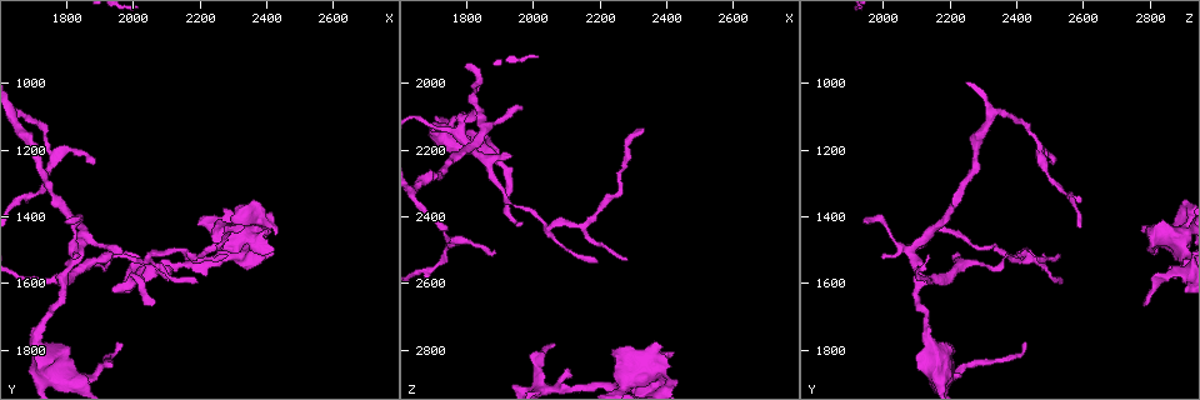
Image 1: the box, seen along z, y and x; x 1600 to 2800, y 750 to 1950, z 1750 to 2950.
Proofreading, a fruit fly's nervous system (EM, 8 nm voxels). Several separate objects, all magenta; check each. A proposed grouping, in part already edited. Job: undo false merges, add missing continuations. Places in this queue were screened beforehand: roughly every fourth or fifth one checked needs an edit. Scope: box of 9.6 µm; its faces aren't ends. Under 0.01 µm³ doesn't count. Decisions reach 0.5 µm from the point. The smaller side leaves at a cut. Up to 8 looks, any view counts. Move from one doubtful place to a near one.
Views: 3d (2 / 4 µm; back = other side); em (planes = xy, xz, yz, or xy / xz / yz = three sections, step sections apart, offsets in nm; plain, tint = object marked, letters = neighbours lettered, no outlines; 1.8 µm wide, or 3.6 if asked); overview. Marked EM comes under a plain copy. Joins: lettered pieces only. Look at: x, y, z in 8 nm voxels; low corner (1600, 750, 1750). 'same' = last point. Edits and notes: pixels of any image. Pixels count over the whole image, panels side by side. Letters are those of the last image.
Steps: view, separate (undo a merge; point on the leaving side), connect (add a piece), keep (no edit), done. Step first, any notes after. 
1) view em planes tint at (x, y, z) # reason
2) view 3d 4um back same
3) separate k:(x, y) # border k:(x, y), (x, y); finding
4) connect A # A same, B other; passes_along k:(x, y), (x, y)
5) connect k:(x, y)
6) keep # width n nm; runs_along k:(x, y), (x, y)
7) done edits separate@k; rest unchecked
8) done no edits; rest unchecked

view em xy step 8 tint at (1790, 1420, 1950)

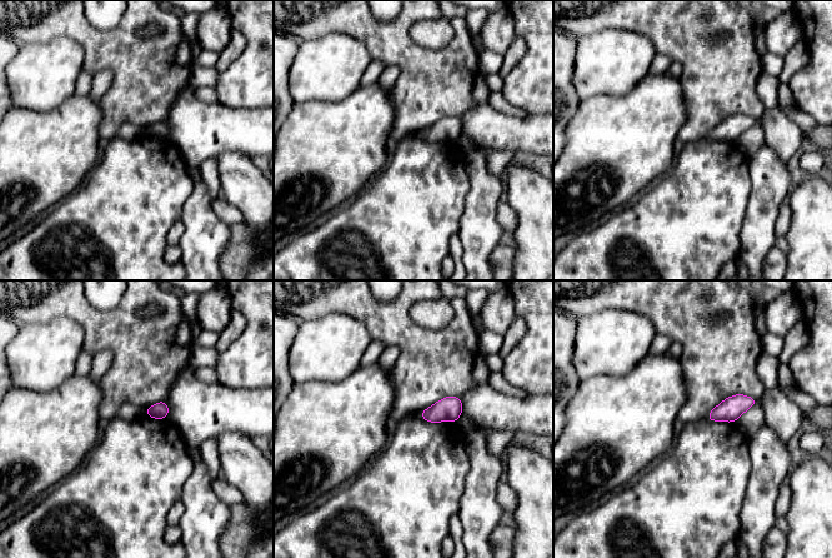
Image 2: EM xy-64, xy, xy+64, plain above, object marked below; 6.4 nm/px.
view em planes letters same # another direction

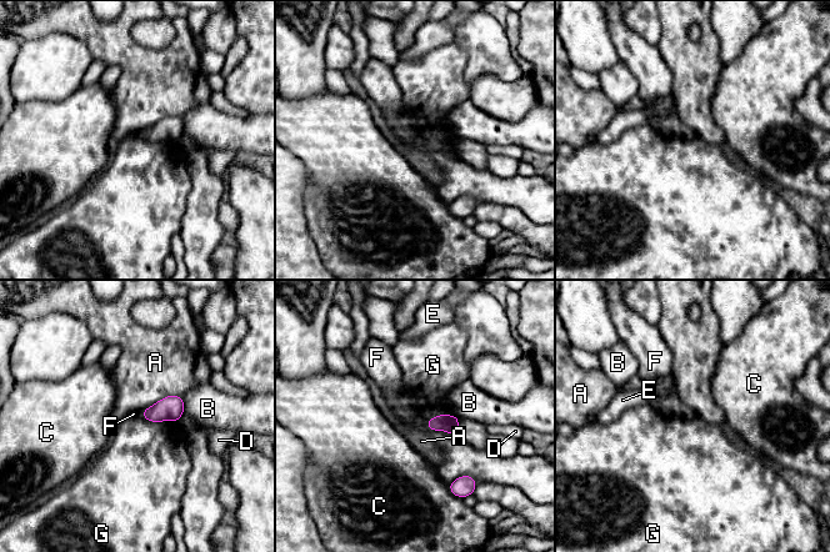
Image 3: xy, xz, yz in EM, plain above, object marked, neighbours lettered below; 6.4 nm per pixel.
keep # A other, B other, C other, D other, E other, F other, G other; border 3:(425, 422), (431, 430), (459, 437); none of them fits

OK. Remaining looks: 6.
view 3d 4um at (1790, 1590, 2110) # four arms meet

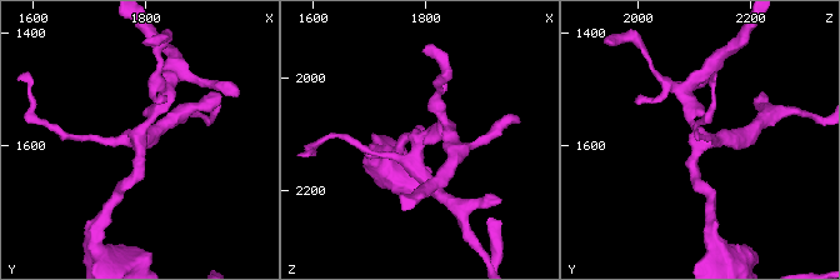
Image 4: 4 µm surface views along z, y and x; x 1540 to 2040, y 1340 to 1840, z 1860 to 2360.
view em planes tint at (1795, 1590, 2105) # arms 4; shape alone is not enough

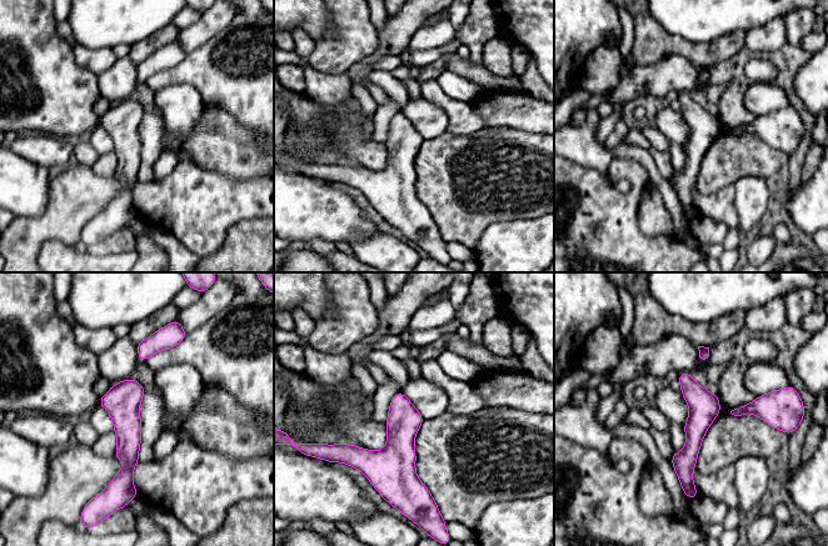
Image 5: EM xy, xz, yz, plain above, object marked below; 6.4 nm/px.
view em planes letters same # see the neighbours

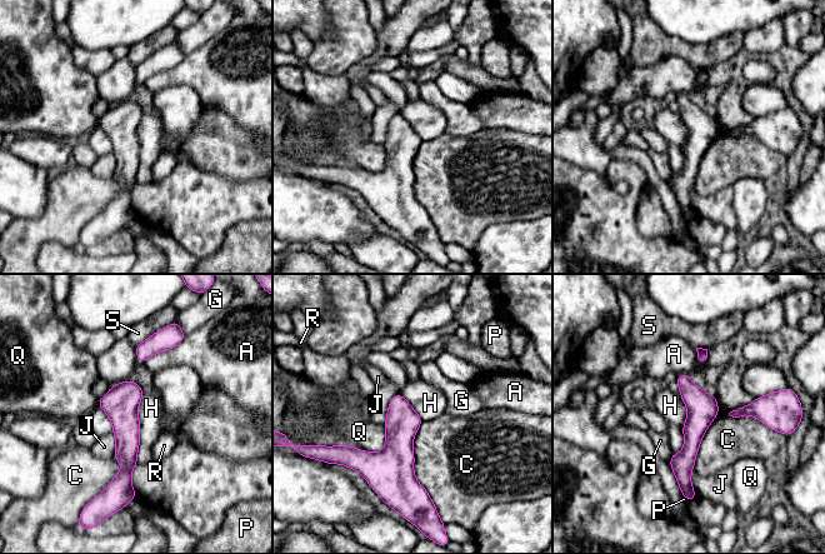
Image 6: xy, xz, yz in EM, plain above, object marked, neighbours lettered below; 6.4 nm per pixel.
keep # A other, C other, G other, H other, J other, P other, Q other, R other, S other; border 6:(144, 393), (138, 409), (136, 463); continuous, no second neuron

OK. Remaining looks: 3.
view em planes tint at (2370, 1440, 2780) # thick end

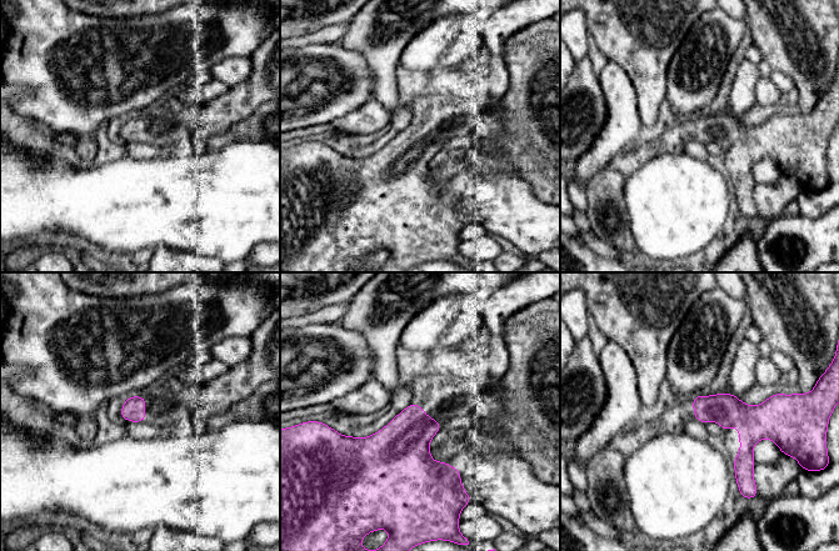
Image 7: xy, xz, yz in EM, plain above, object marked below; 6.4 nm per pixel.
view em planes letters same

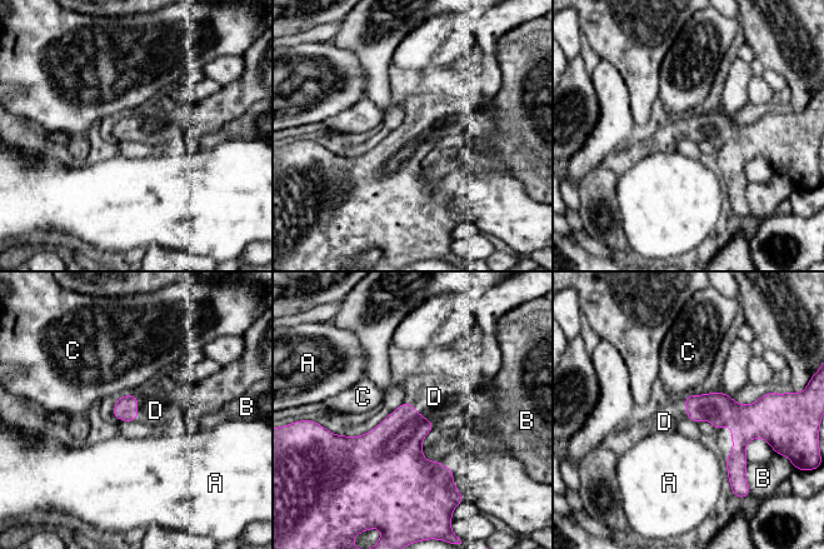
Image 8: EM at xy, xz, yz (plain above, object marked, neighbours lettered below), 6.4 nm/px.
connect 8:(434, 397) # A other, B other, C other, D same; passes_along 8:(394, 445), (417, 414), (434, 397); it goes on there

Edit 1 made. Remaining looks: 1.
done edits connect@8; rest unchecked

